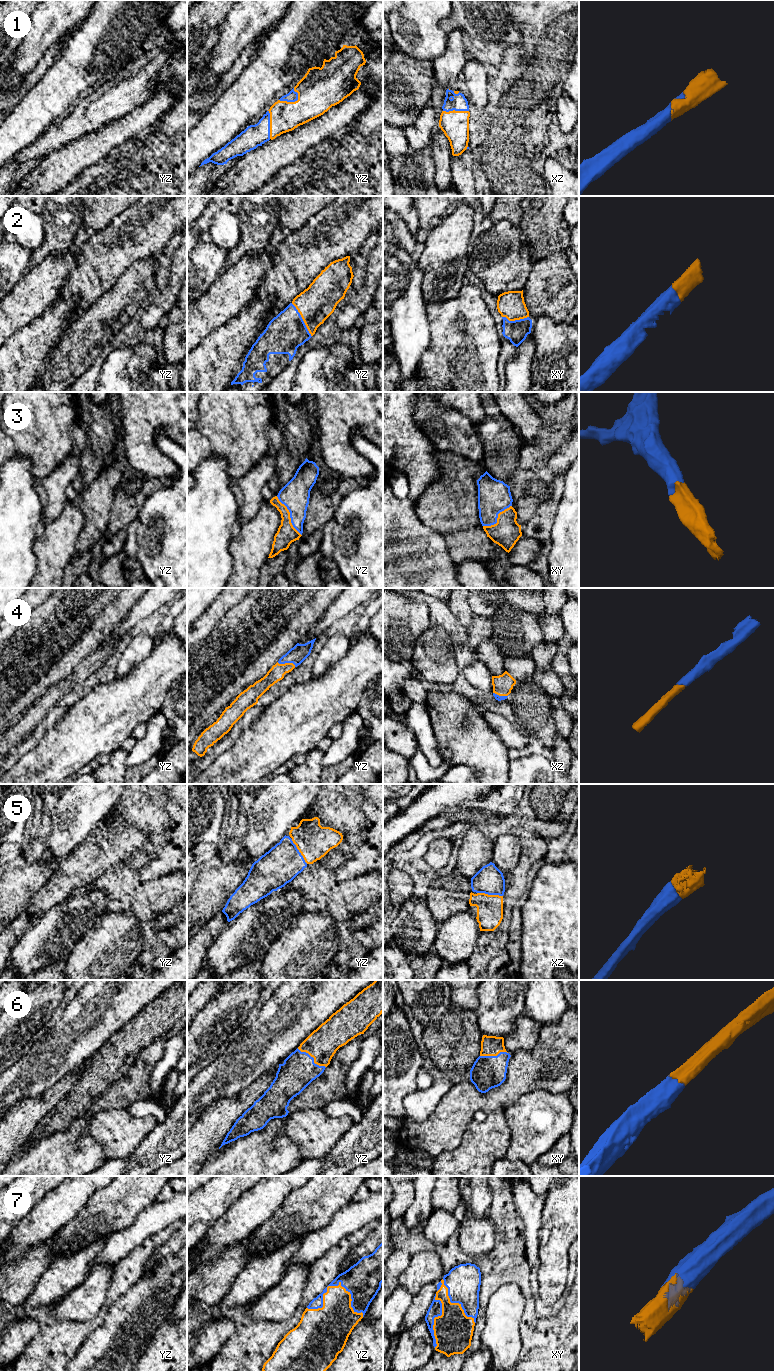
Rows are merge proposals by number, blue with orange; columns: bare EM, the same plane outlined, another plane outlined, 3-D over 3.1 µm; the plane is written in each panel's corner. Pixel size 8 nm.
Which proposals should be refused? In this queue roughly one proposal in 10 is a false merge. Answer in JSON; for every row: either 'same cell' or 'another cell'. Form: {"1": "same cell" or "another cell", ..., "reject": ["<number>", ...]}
{"1": "same cell", "2": "same cell", "3": "same cell", "4": "same cell", "5": "same cell", "6": "same cell", "7": "same cell", "reject": []}

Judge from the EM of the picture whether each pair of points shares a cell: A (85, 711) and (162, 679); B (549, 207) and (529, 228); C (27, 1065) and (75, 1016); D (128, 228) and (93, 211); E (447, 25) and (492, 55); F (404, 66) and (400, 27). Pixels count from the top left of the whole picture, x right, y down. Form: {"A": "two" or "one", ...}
{"A": "one", "B": "one", "C": "one", "D": "two", "E": "one", "F": "two"}

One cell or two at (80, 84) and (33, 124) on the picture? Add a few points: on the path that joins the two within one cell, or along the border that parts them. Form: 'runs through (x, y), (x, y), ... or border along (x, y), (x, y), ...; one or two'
runs through (68, 89), (45, 112); one

